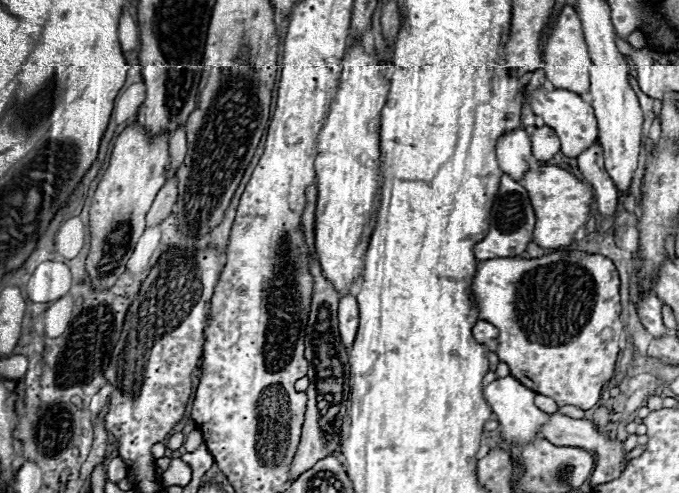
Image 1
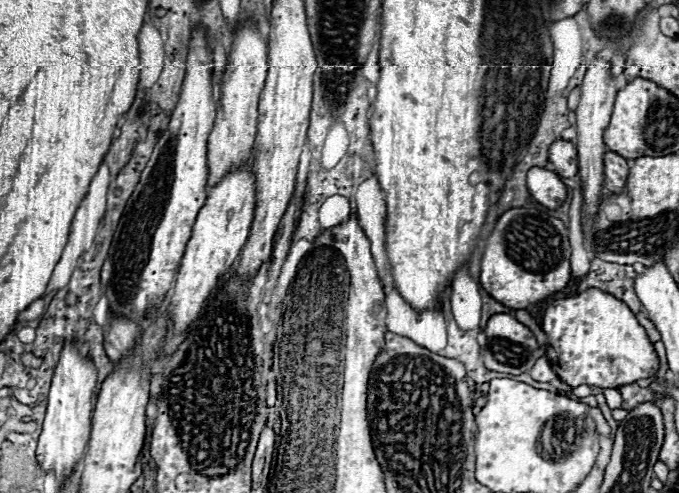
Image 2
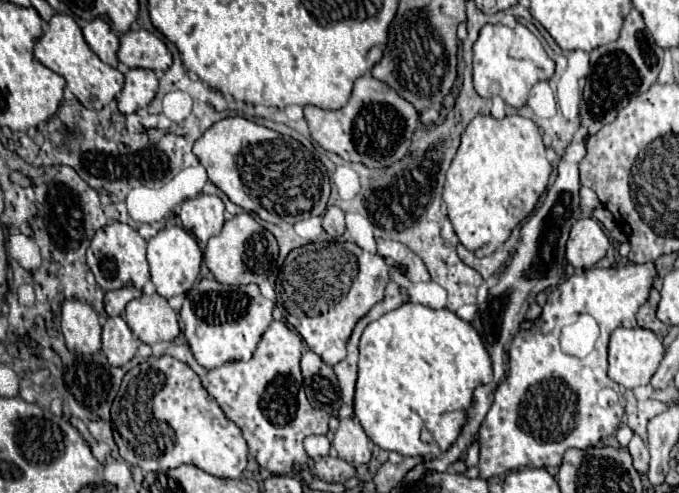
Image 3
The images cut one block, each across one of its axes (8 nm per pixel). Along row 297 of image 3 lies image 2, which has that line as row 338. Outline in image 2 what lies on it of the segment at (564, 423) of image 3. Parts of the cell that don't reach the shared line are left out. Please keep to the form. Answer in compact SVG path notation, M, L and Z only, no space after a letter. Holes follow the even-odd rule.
M592 288L592 290L586 290L572 298L554 300L546 308L542 328L548 336L550 366L560 376L560 380L570 384L572 388L576 388L580 384L598 386L598 388L620 388L624 384L634 384L644 378L658 382L656 372L660 370L660 362L658 362L652 342L648 340L646 330L638 324L636 316L630 312L630 308L626 308L626 304L622 304L622 300L618 300L610 294L598 292Z

